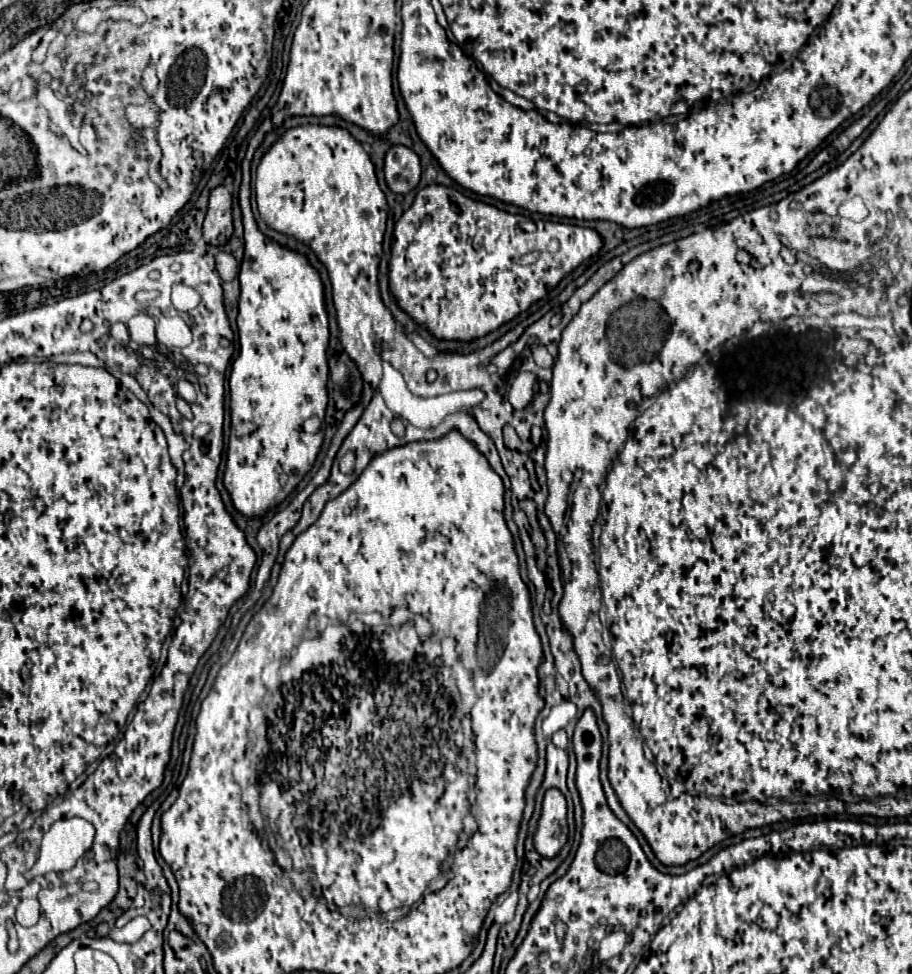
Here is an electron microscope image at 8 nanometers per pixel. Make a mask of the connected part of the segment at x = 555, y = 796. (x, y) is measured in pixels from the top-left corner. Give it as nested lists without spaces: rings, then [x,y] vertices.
[[[548,789],[542,801],[542,815],[534,833],[534,847],[542,857],[556,857],[568,839],[566,799],[558,789]]]

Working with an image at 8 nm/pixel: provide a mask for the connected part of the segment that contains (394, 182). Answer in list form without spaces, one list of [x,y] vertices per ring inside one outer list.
[[[394,145],[384,157],[384,179],[394,193],[416,189],[422,174],[419,156],[404,145]]]

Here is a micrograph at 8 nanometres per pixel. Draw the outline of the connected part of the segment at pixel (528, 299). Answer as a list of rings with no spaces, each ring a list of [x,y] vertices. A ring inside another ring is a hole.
[[[428,185],[420,189],[412,207],[404,211],[394,225],[388,283],[400,309],[404,309],[420,327],[440,341],[474,341],[496,331],[526,311],[532,303],[540,301],[568,273],[596,255],[602,247],[602,239],[594,229],[556,221],[536,221],[538,229],[534,233],[526,233],[514,223],[518,223],[514,215],[480,201],[472,201],[452,187]],[[532,251],[538,253],[536,263],[520,265],[518,257]]]

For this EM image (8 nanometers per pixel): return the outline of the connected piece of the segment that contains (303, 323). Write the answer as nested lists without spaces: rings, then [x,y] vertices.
[[[240,195],[242,223],[244,223],[244,261],[240,265],[240,299],[238,299],[237,337],[240,355],[231,365],[228,380],[232,429],[228,441],[228,457],[224,471],[224,487],[228,489],[234,507],[246,517],[264,515],[270,507],[284,501],[290,491],[312,469],[322,439],[322,433],[306,435],[302,423],[310,417],[324,419],[328,405],[328,315],[324,307],[324,285],[320,273],[308,263],[304,255],[284,249],[266,239],[254,221],[248,195]]]

